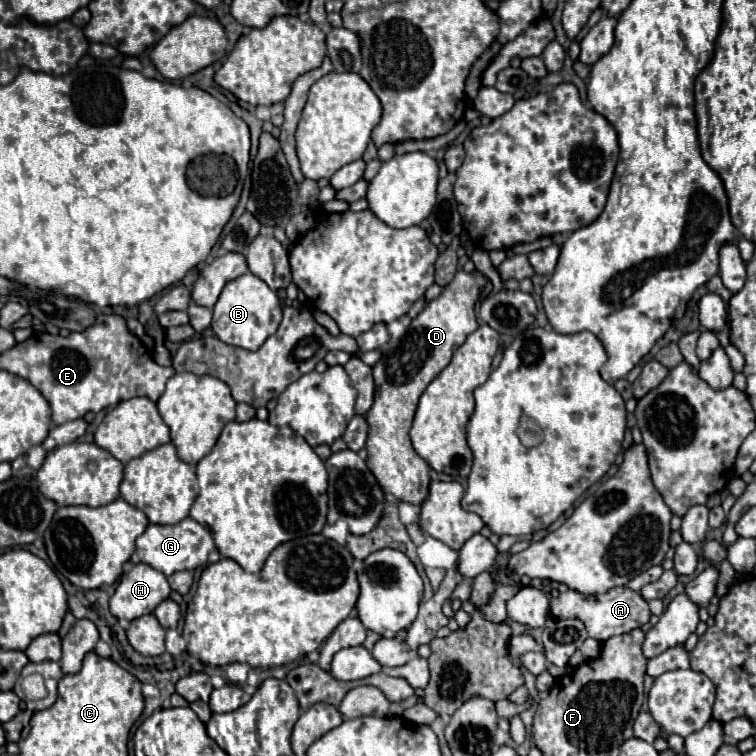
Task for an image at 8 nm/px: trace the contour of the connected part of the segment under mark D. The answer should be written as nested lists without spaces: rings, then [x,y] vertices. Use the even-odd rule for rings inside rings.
[[[458,271],[448,287],[444,287],[442,295],[426,305],[426,309],[412,321],[410,331],[404,337],[404,345],[386,353],[372,367],[374,383],[378,385],[374,395],[374,405],[366,413],[366,421],[370,425],[368,431],[368,469],[374,473],[378,485],[384,493],[394,495],[398,501],[406,501],[412,505],[422,505],[428,497],[430,485],[430,467],[418,457],[414,451],[408,431],[416,413],[416,405],[428,383],[450,363],[452,353],[466,341],[466,337],[478,327],[474,303],[480,295],[480,287],[486,285],[486,277],[476,273]]]

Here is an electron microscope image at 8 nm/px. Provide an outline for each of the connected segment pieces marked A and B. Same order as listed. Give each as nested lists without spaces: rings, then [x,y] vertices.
[[[612,587],[608,593],[602,595],[584,595],[574,589],[568,589],[558,597],[550,597],[548,601],[550,601],[548,611],[554,619],[572,619],[572,617],[580,619],[586,625],[588,635],[600,643],[608,641],[608,637],[638,629],[650,619],[648,601],[644,601],[640,591],[632,591],[630,587]]]
[[[250,271],[228,281],[224,291],[220,293],[216,305],[214,305],[214,319],[212,319],[212,331],[216,337],[228,345],[242,347],[248,351],[256,351],[262,347],[262,343],[272,337],[282,321],[282,305],[278,295],[256,275]]]

